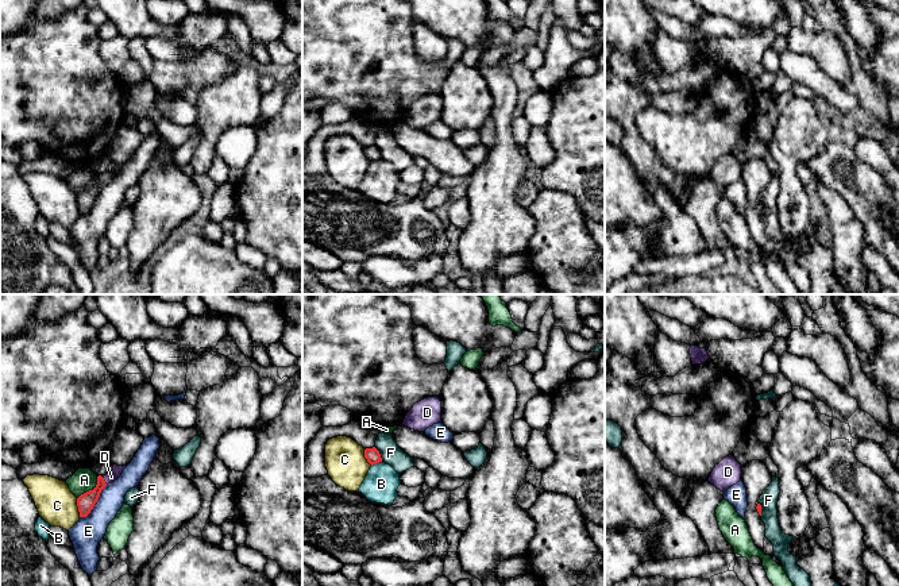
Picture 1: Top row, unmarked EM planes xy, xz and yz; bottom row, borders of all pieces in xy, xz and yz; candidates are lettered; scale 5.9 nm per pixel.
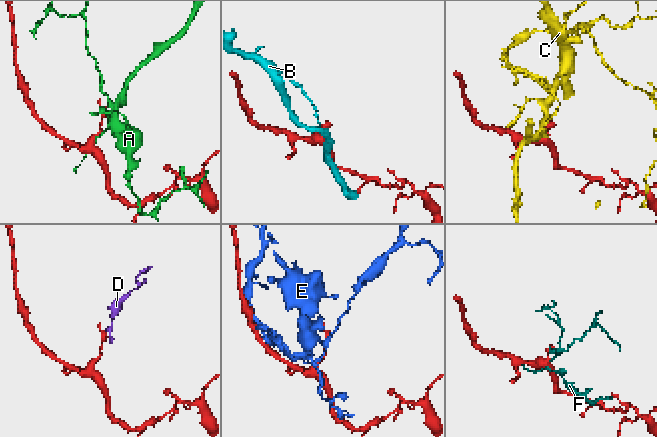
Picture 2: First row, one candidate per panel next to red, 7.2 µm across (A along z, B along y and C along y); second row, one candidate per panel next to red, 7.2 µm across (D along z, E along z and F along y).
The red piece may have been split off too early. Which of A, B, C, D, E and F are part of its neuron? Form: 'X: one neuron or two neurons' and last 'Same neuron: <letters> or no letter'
A: two neurons
B: two neurons
C: two neurons
D: one neuron
E: two neurons
F: two neurons
Same neuron: D

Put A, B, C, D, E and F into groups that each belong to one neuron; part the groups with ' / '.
A / B / C / D / E / F

